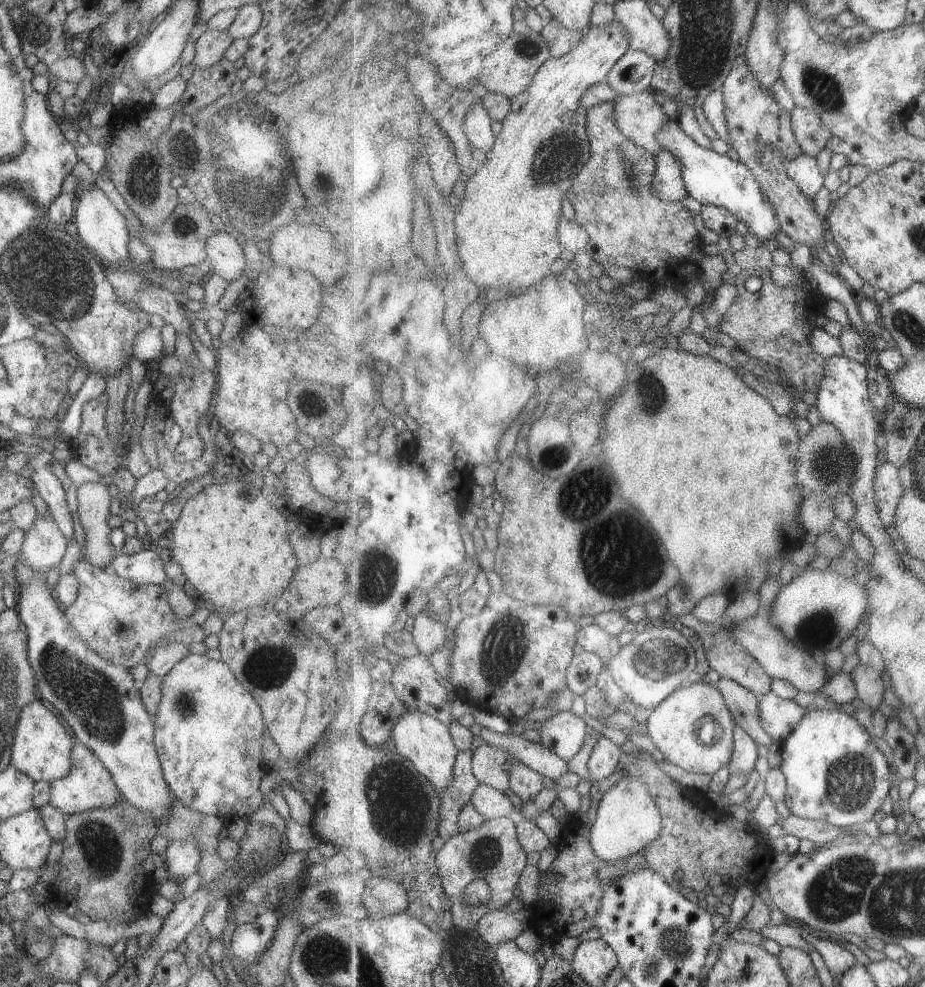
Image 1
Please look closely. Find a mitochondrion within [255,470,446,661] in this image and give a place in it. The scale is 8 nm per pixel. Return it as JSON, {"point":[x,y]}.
{"point":[382,562]}

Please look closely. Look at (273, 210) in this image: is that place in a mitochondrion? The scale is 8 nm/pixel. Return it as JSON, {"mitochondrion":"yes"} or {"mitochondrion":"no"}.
{"mitochondrion":"yes"}

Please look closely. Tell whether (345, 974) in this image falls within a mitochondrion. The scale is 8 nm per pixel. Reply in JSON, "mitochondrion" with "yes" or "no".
{"mitochondrion":"yes"}

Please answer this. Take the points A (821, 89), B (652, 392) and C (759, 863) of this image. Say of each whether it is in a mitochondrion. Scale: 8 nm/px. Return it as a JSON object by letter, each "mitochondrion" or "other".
{"A":"mitochondrion","B":"mitochondrion","C":"other"}

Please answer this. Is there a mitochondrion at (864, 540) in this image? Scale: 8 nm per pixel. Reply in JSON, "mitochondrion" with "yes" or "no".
{"mitochondrion":"no"}

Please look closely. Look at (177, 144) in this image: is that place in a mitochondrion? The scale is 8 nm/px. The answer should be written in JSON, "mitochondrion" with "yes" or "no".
{"mitochondrion":"yes"}

